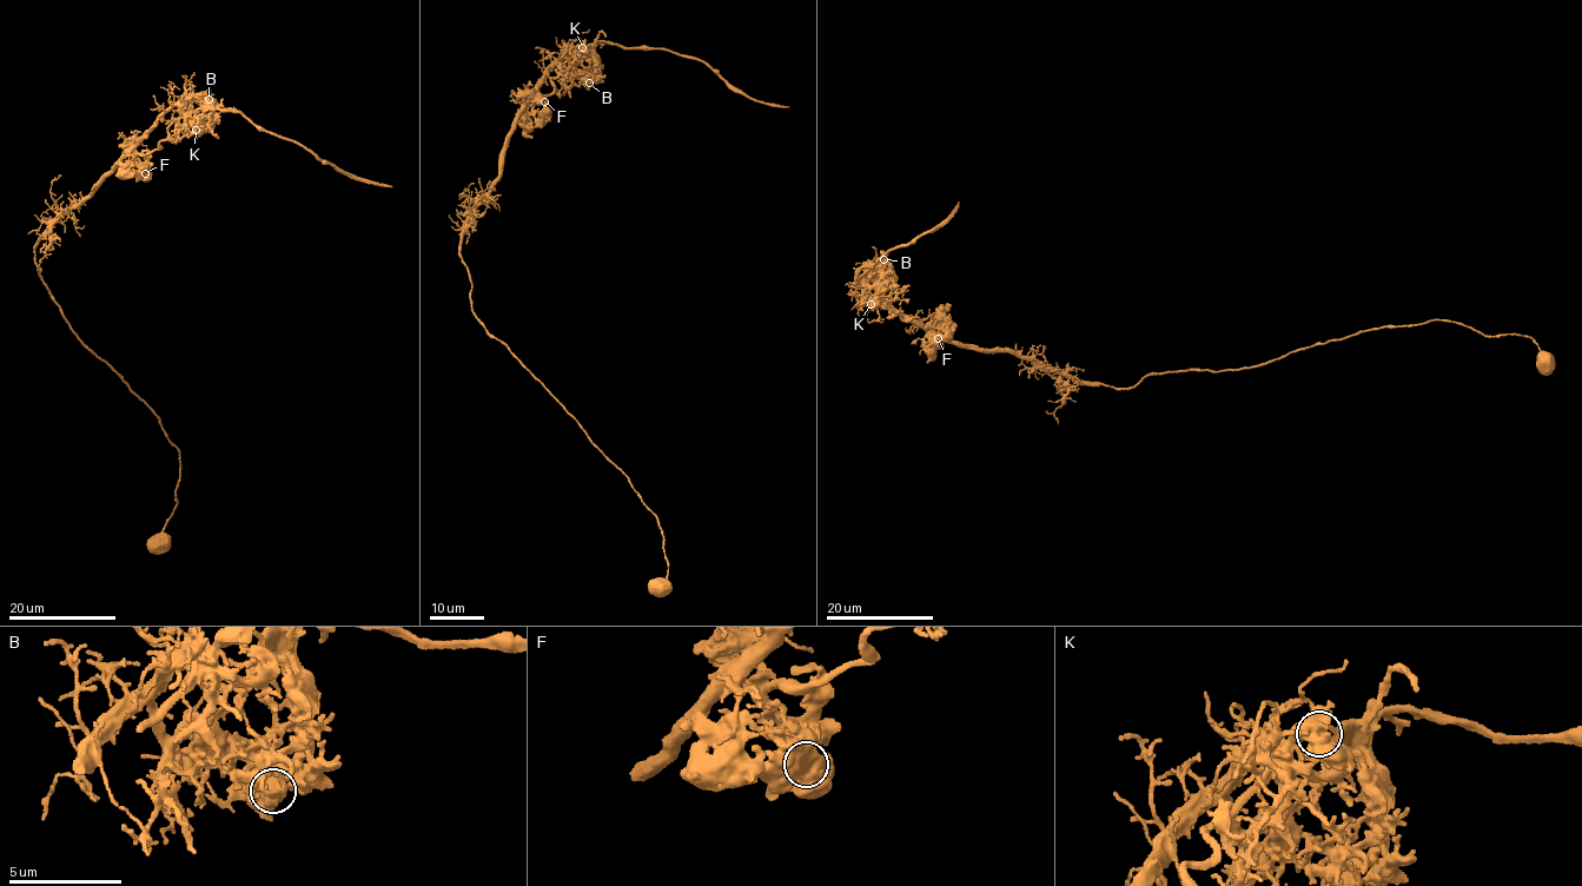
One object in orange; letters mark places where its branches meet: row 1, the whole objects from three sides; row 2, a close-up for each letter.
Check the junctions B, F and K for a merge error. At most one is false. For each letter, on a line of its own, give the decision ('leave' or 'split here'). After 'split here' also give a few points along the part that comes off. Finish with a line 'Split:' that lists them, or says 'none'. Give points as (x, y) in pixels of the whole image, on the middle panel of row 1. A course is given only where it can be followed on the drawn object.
B: leave
F: leave
K: split here; course (582, 47), (587, 50), (598, 41), (696, 57), (749, 97), (789, 106)
Split: K

